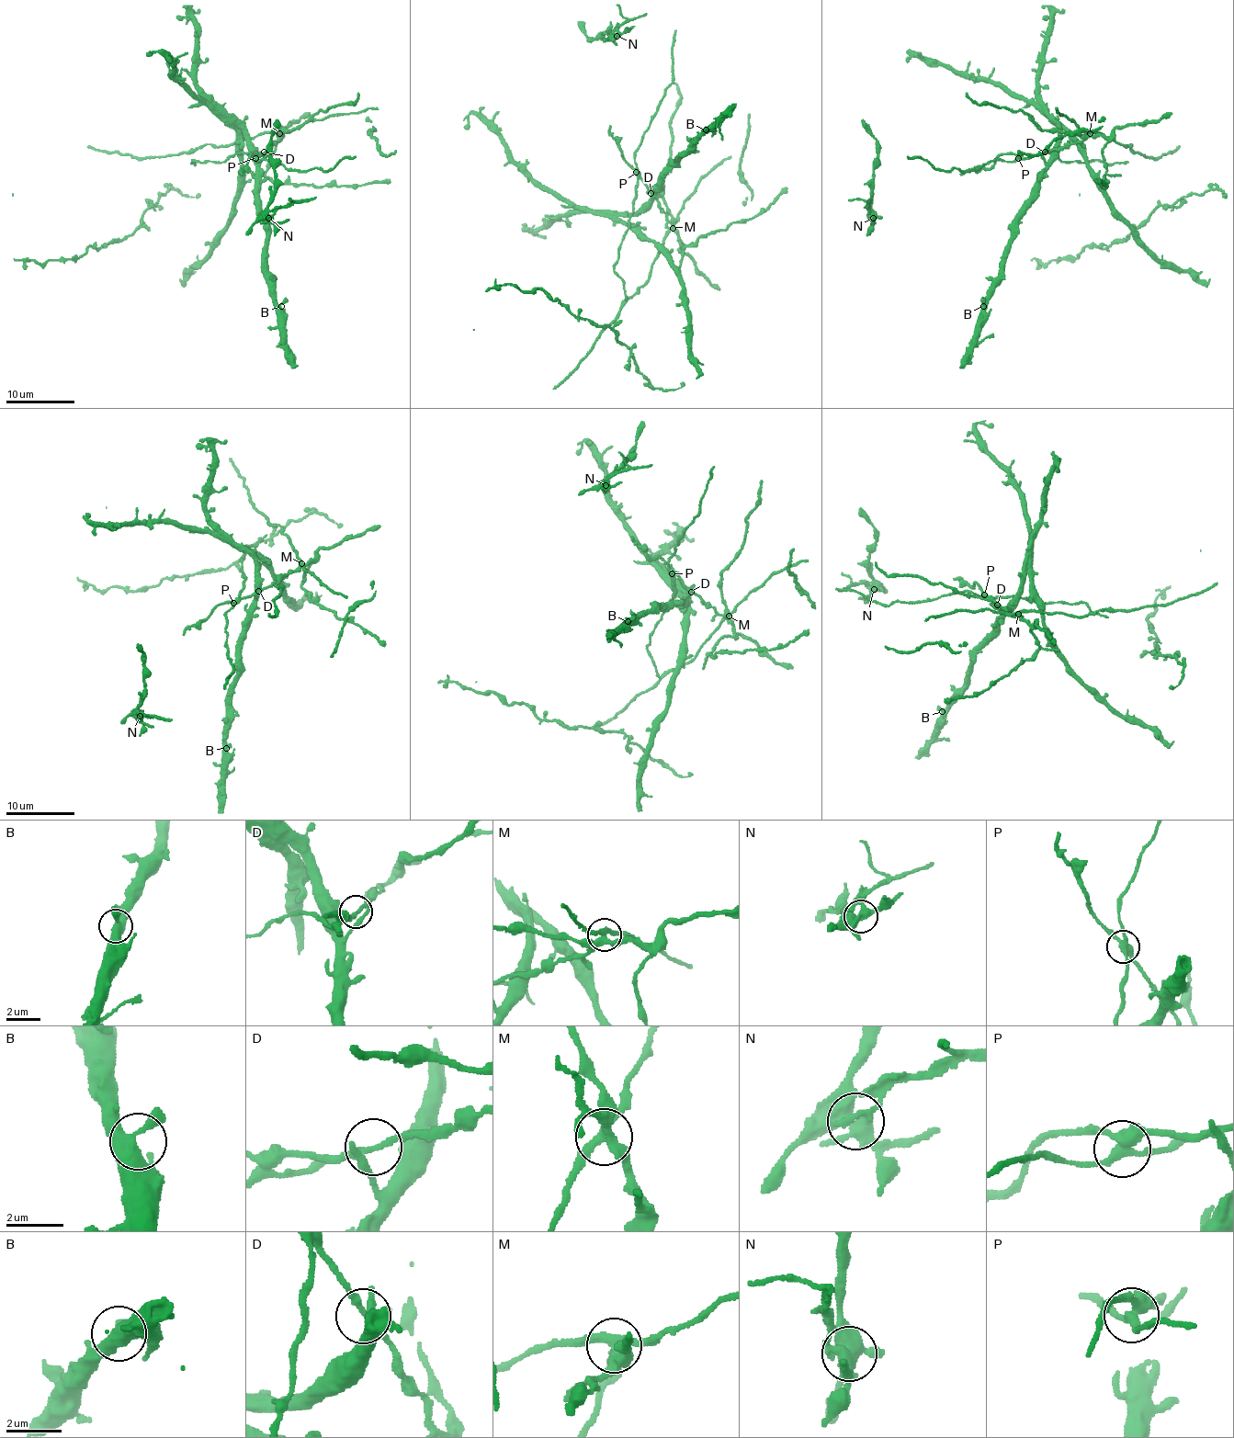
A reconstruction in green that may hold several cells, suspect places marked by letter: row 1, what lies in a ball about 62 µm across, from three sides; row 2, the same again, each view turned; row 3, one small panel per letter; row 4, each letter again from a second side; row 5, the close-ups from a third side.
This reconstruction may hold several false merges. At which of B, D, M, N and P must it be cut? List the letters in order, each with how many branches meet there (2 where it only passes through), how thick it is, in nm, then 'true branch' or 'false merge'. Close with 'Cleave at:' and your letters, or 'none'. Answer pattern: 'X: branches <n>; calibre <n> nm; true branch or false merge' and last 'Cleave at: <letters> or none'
B: branches 3; calibre 420 nm; true branch
D: branches 4; calibre 200 nm; true branch
M: branches 4; calibre 360 nm; false merge
N: branches 5; calibre 460 nm; false merge
P: branches 4; calibre 340 nm; false merge
Cleave at: M, N, P

